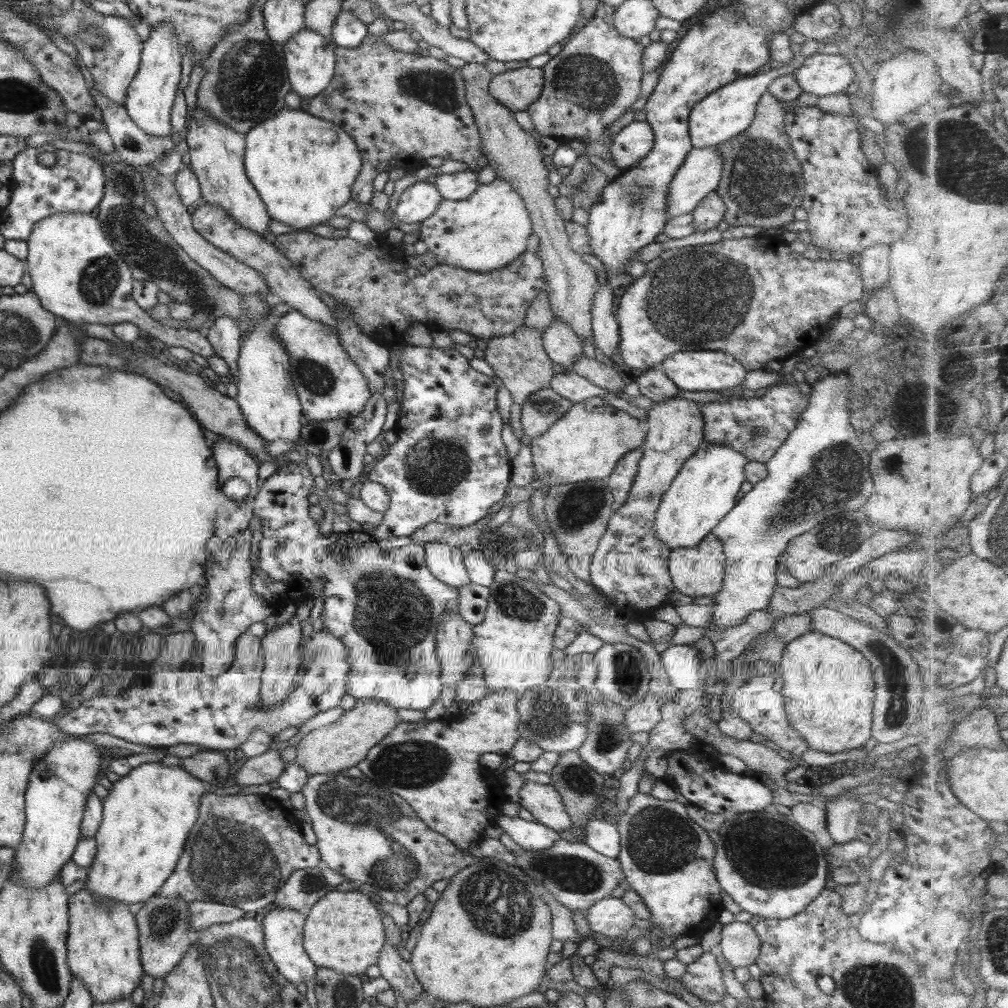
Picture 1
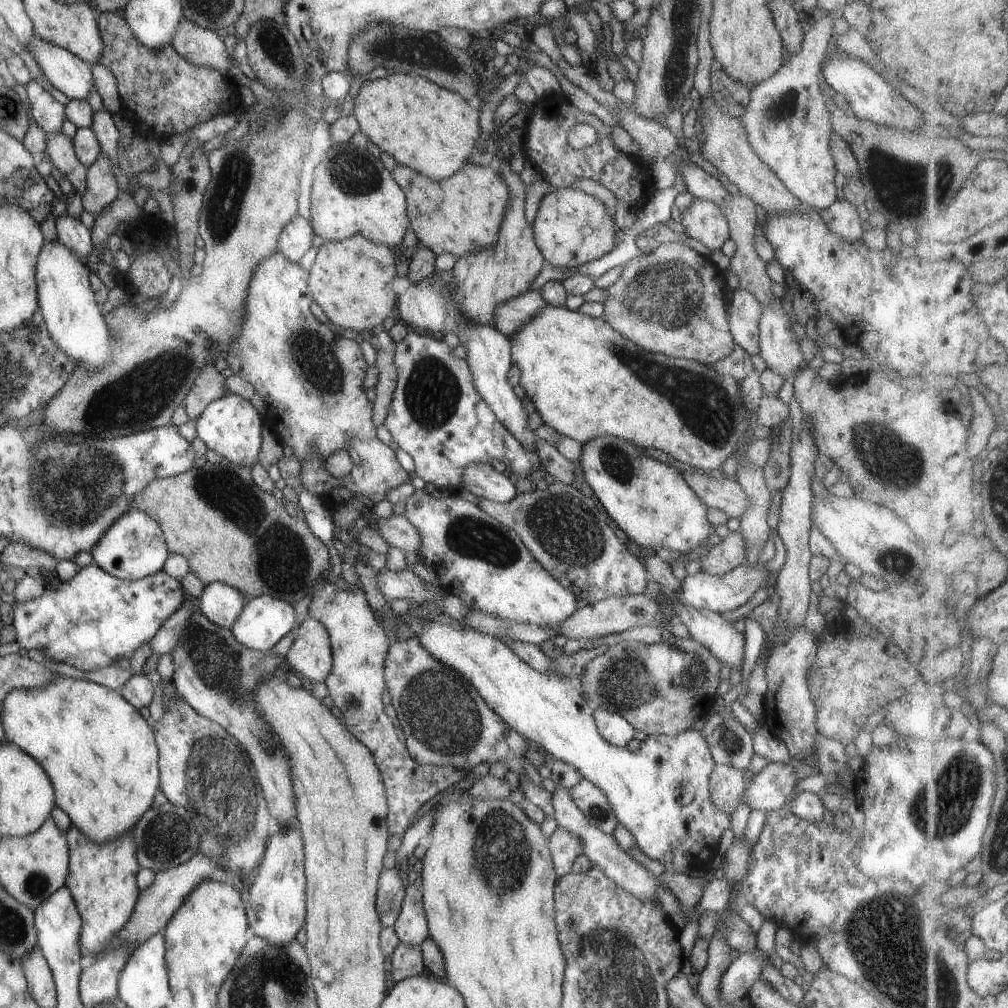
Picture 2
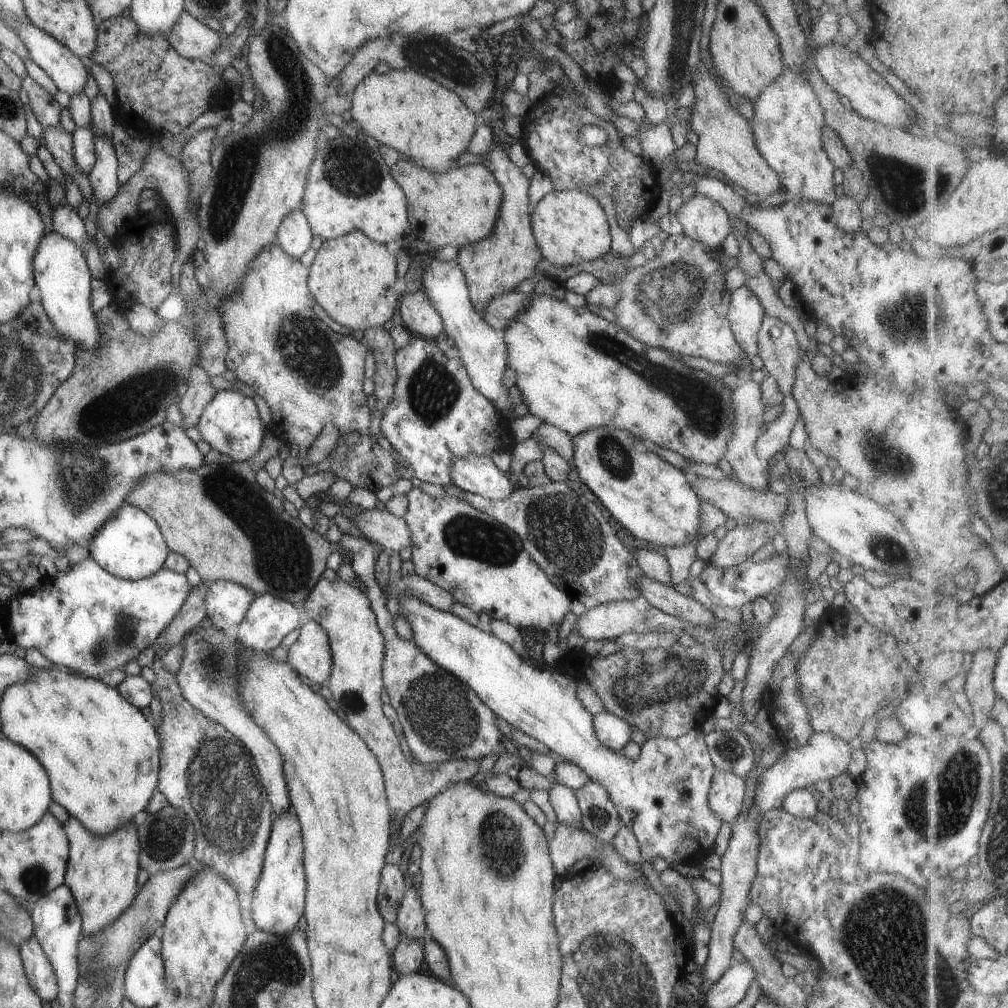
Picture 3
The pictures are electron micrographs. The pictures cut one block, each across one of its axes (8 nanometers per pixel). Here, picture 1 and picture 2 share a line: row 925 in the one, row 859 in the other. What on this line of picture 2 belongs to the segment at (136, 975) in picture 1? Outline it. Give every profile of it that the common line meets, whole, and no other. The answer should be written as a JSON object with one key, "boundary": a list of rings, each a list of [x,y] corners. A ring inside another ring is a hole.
{"boundary":[[[70,824],[66,830],[68,846],[68,868],[65,876],[65,888],[69,890],[79,914],[81,926],[79,931],[80,956],[97,956],[103,953],[105,946],[113,940],[115,932],[123,928],[129,920],[129,914],[139,896],[135,884],[138,864],[135,844],[129,832],[119,834],[117,838],[95,844],[89,838],[79,834],[77,828]]]}

